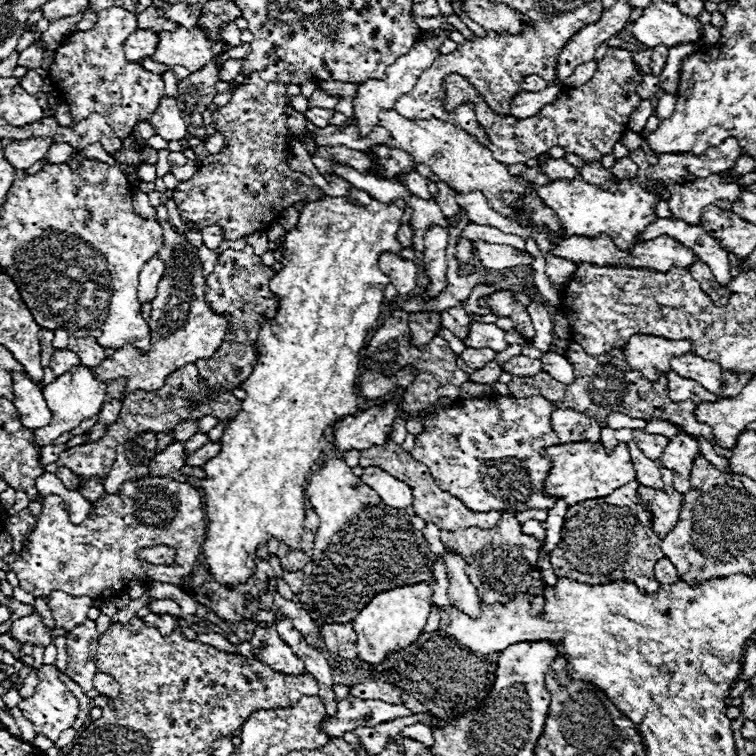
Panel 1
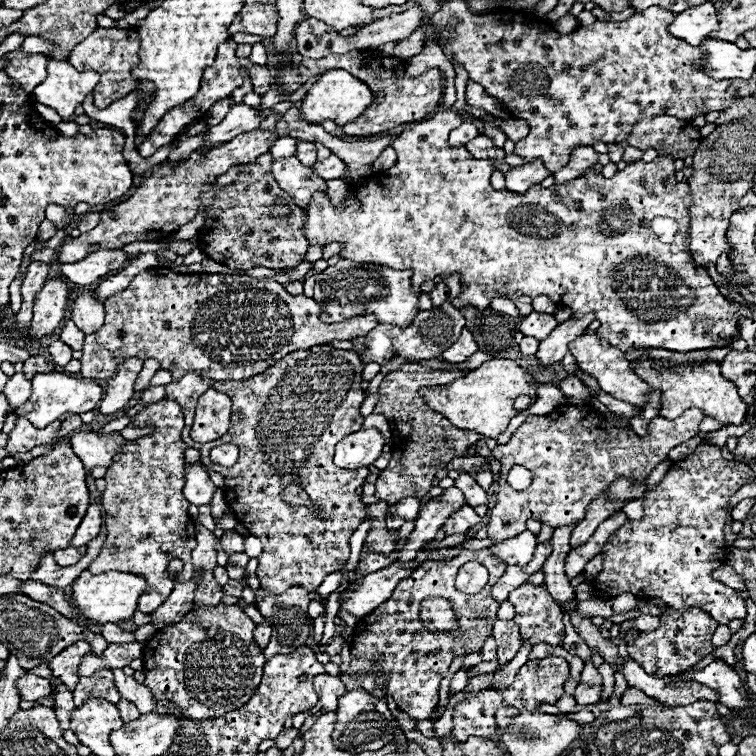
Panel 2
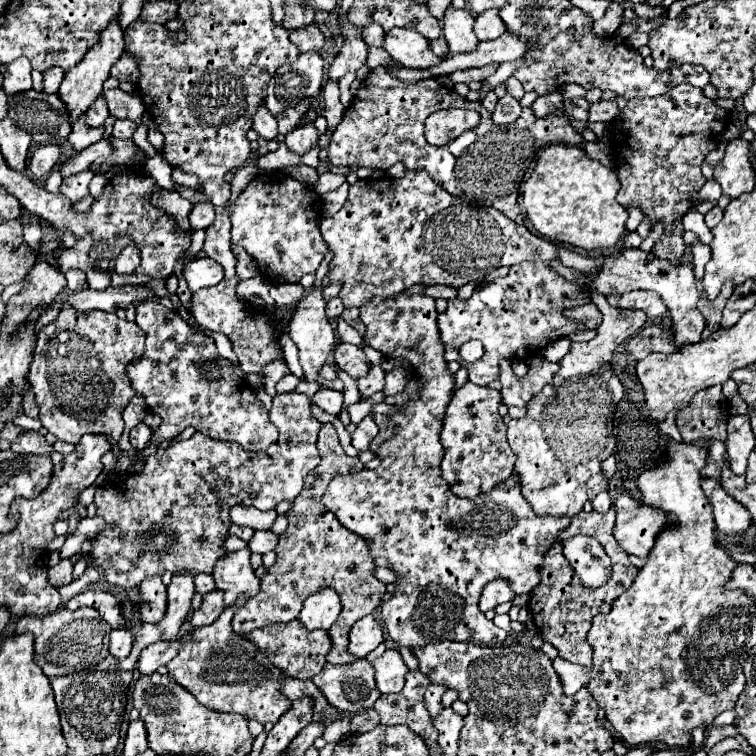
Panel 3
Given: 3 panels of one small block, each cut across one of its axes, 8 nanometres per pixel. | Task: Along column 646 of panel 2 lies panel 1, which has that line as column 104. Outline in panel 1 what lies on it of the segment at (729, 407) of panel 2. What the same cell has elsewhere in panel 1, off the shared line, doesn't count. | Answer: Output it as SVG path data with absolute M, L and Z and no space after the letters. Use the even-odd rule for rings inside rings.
M166 222L162 226L164 230L164 246L160 248L158 256L164 260L164 276L158 284L156 298L152 300L152 312L150 312L150 340L152 348L146 354L140 354L134 346L124 344L118 348L110 358L104 360L104 364L92 368L92 374L100 382L112 382L116 378L126 378L124 396L144 390L152 392L164 386L166 376L170 376L174 370L188 362L196 362L198 358L210 358L218 346L220 340L224 340L224 334L228 330L228 322L224 316L218 316L210 310L208 302L204 300L204 288L206 282L200 272L200 262L196 256L196 248L174 232L172 224Z

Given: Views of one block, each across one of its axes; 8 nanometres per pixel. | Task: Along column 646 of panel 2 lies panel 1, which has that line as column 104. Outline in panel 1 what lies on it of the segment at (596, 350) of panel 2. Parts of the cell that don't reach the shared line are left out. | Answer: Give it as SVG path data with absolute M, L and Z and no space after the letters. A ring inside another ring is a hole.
M82 364L76 366L76 368L72 368L72 370L68 370L66 374L58 376L52 384L46 384L44 386L44 398L48 400L48 404L52 408L52 420L44 428L36 428L32 432L36 446L48 446L48 444L52 444L60 434L76 428L82 420L92 418L94 414L98 414L98 410L104 404L104 394L106 394L106 384L94 380L90 368L86 368Z

